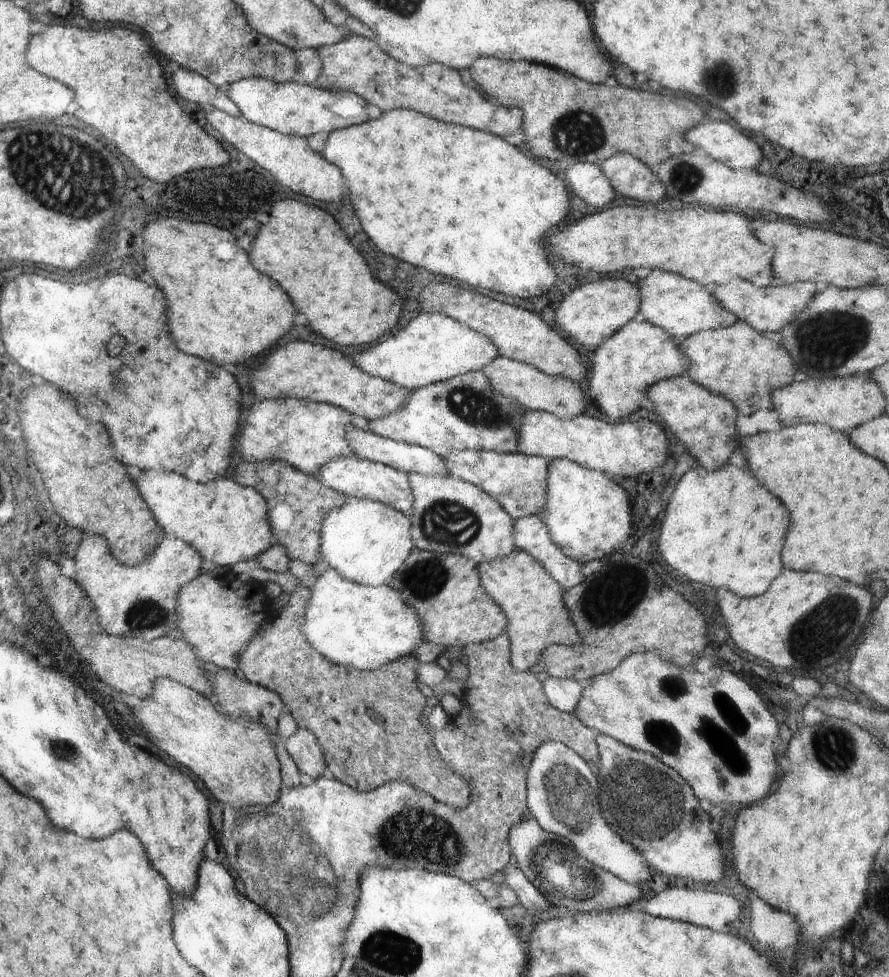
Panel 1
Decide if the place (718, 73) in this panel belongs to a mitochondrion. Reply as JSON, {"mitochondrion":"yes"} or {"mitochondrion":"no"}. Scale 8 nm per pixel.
{"mitochondrion":"yes"}

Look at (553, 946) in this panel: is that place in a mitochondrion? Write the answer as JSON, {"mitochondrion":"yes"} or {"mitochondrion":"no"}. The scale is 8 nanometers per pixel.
{"mitochondrion":"no"}

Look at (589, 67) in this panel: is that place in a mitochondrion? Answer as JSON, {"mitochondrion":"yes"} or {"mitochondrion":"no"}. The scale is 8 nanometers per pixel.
{"mitochondrion":"no"}

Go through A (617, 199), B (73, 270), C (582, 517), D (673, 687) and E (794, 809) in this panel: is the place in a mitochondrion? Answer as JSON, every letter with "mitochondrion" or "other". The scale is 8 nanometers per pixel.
{"A":"other","B":"other","C":"other","D":"mitochondrion","E":"other"}

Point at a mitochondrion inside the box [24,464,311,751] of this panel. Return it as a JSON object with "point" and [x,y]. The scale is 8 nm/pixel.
{"point":[144,614]}

